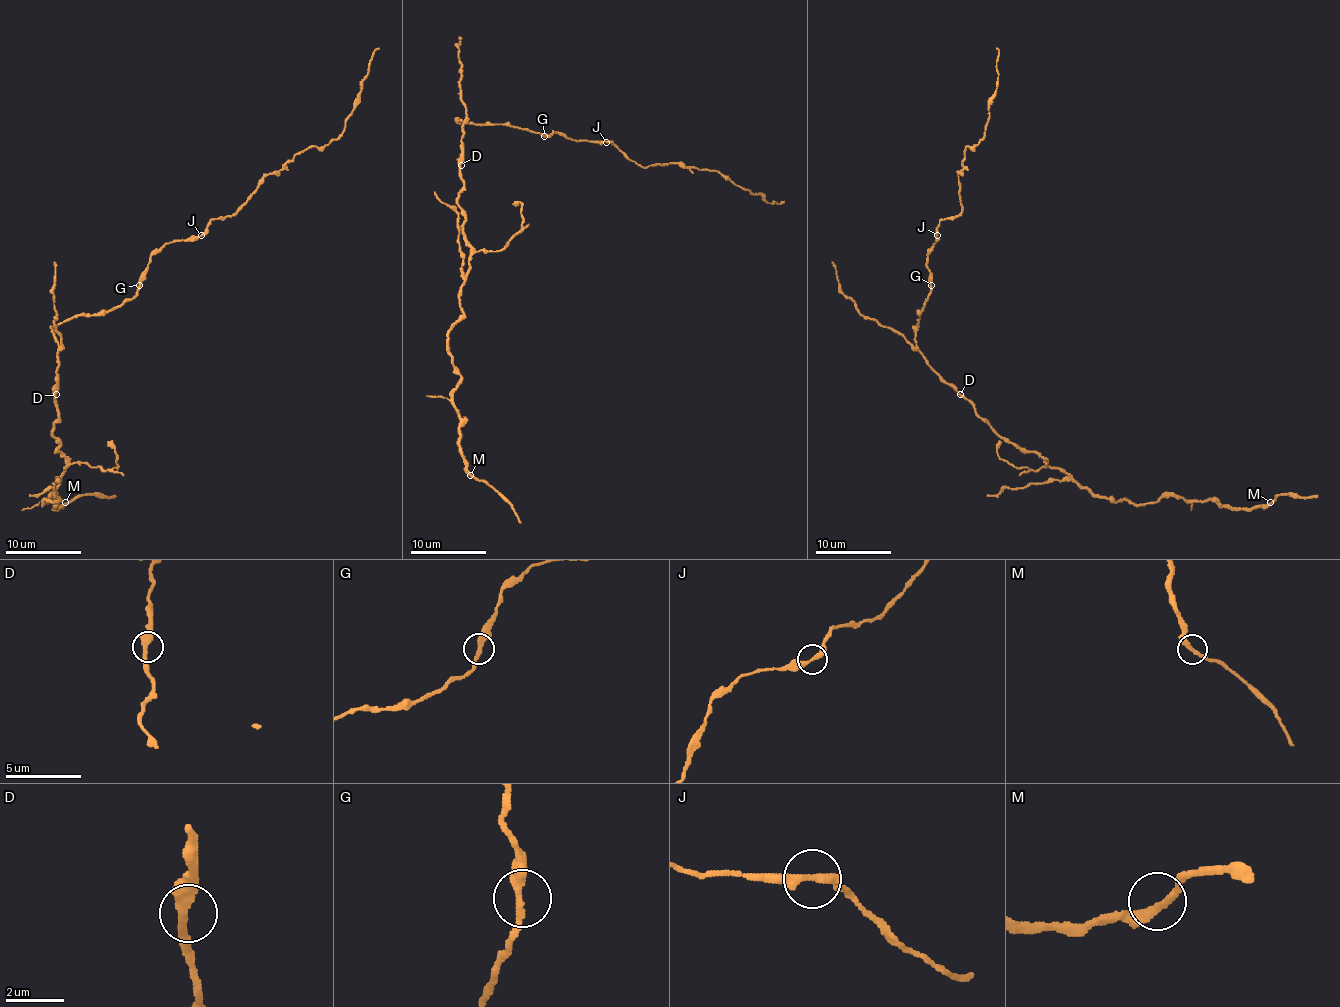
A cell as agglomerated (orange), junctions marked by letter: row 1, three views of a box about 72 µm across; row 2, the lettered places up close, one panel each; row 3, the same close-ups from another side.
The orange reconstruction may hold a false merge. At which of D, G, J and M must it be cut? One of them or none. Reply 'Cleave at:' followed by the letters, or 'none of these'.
Cleave at: none of these

